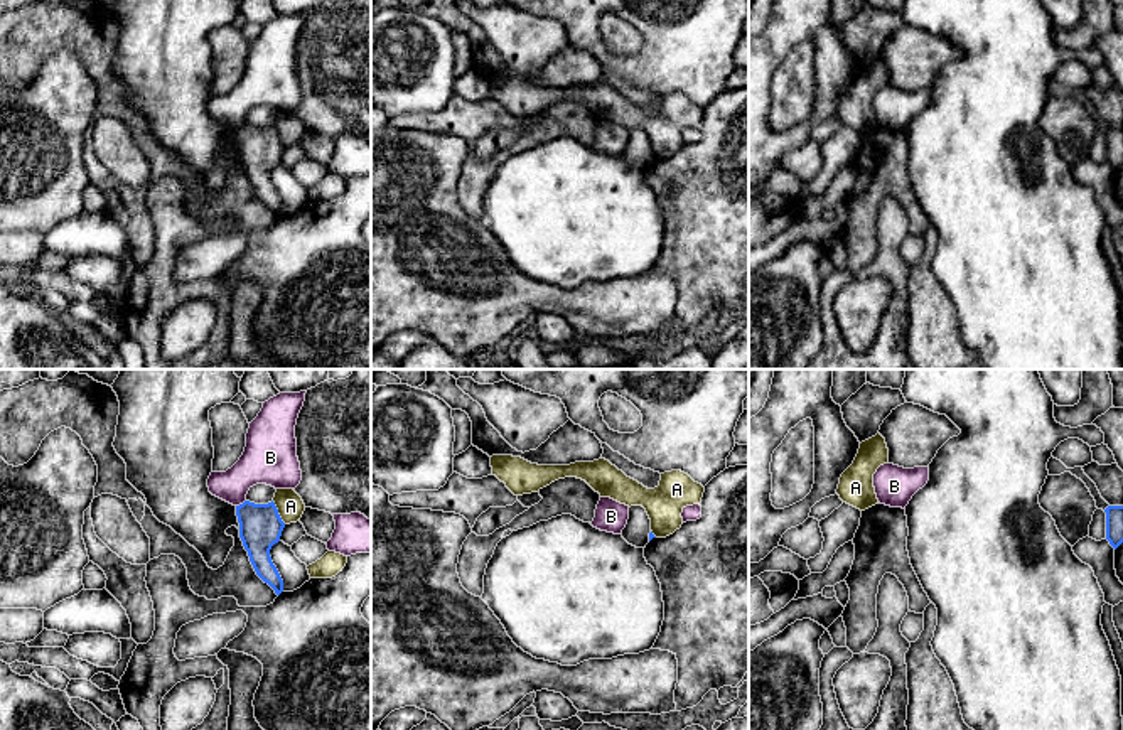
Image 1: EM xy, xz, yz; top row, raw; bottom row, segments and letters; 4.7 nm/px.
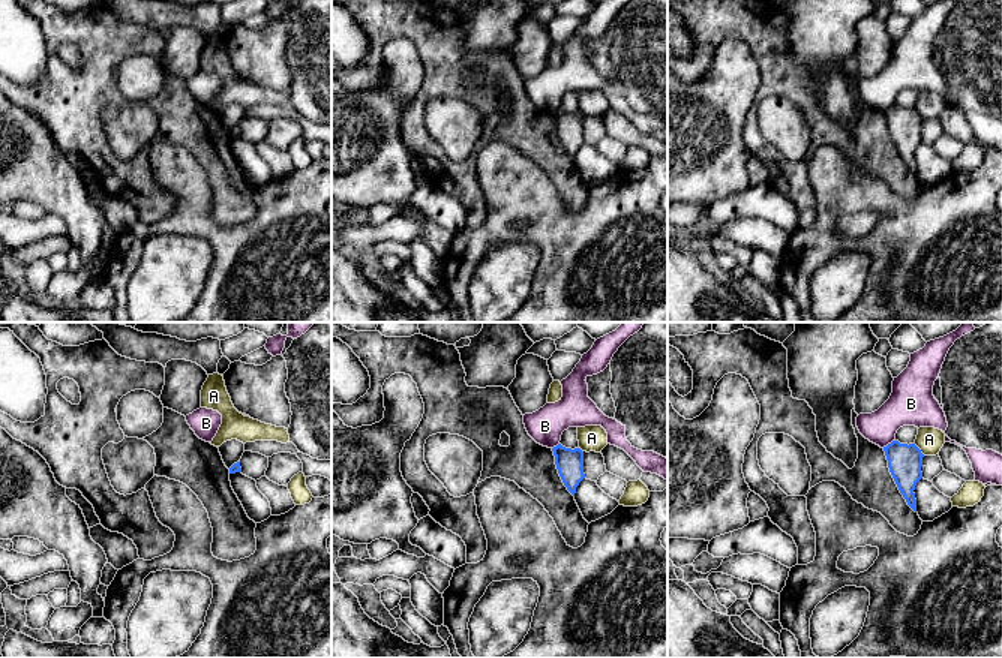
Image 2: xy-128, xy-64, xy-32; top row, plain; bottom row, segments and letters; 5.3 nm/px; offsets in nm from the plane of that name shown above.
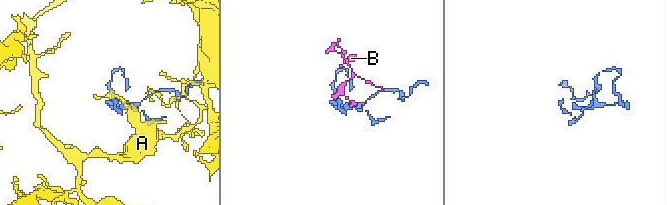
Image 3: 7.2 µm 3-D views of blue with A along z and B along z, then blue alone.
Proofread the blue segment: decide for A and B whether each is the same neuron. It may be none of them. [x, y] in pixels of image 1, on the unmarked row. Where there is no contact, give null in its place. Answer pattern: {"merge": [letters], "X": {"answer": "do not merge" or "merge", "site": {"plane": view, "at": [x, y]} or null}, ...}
{"merge": [], "A": {"answer": "do not merge", "site": {"plane": "xy", "at": [277, 135]}}, "B": {"answer": "do not merge", "site": {"plane": "xy", "at": [240, 127]}}}

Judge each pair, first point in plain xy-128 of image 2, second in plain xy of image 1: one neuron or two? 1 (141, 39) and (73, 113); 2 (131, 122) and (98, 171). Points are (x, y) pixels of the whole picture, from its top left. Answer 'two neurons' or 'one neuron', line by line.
1: two neurons
2: two neurons

